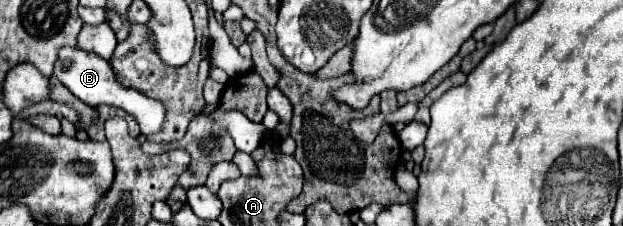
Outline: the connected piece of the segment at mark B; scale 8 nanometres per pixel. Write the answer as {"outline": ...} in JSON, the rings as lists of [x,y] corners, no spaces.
{"outline":[[[61,48],[61,54],[59,54],[59,60],[57,60],[53,76],[61,84],[65,84],[79,100],[83,100],[85,104],[89,104],[93,108],[97,108],[101,104],[107,104],[107,106],[115,106],[115,108],[125,110],[127,114],[131,114],[137,120],[137,124],[141,126],[141,134],[145,134],[145,136],[157,134],[157,132],[163,130],[165,106],[159,100],[153,100],[153,98],[137,92],[135,88],[125,88],[117,80],[115,72],[111,70],[111,64],[107,60],[99,58],[93,52],[83,52],[81,48],[77,48],[77,50]]]}

